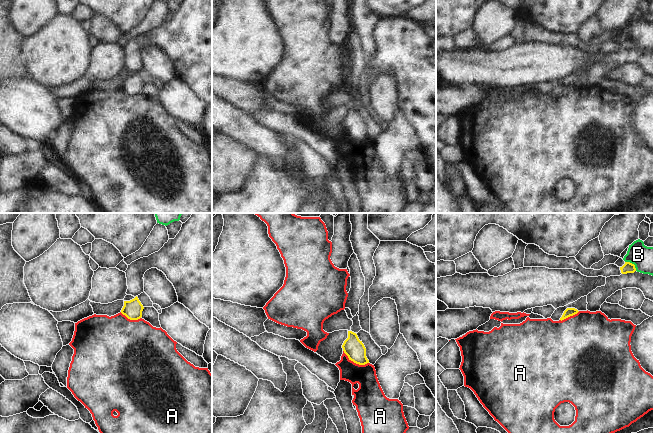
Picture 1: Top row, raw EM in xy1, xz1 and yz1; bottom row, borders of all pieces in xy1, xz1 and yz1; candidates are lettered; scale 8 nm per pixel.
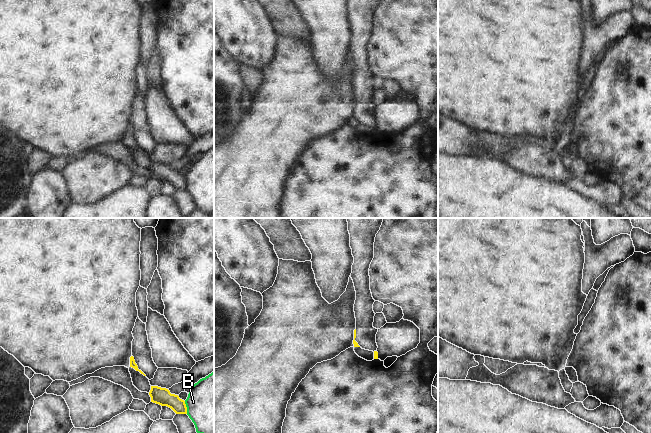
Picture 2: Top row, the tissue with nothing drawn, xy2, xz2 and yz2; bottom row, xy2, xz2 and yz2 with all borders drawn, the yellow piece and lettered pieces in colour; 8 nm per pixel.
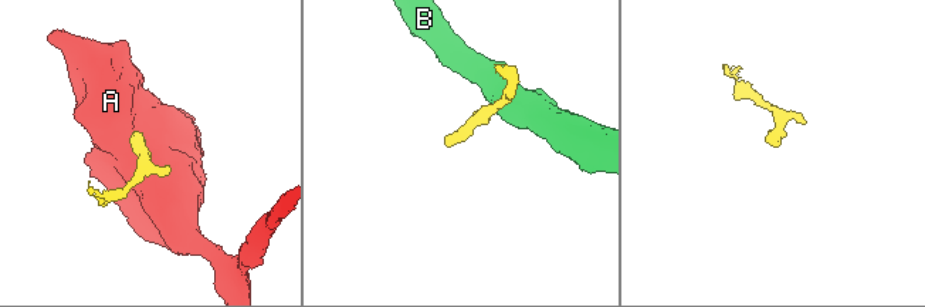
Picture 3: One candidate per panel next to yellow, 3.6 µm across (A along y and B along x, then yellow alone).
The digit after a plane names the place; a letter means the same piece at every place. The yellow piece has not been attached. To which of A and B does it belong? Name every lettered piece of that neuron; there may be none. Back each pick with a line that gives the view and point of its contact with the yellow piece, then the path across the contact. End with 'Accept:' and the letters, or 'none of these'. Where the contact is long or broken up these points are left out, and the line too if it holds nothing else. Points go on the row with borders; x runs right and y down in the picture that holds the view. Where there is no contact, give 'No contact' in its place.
Accept: none of these

